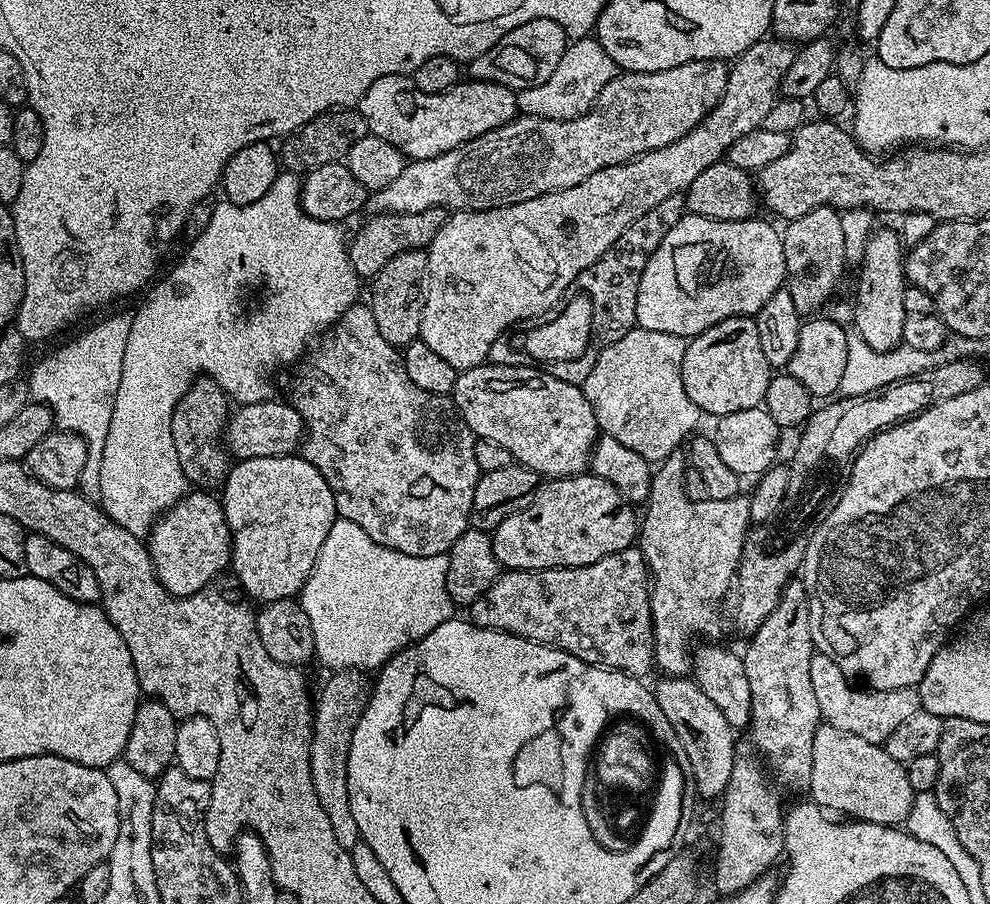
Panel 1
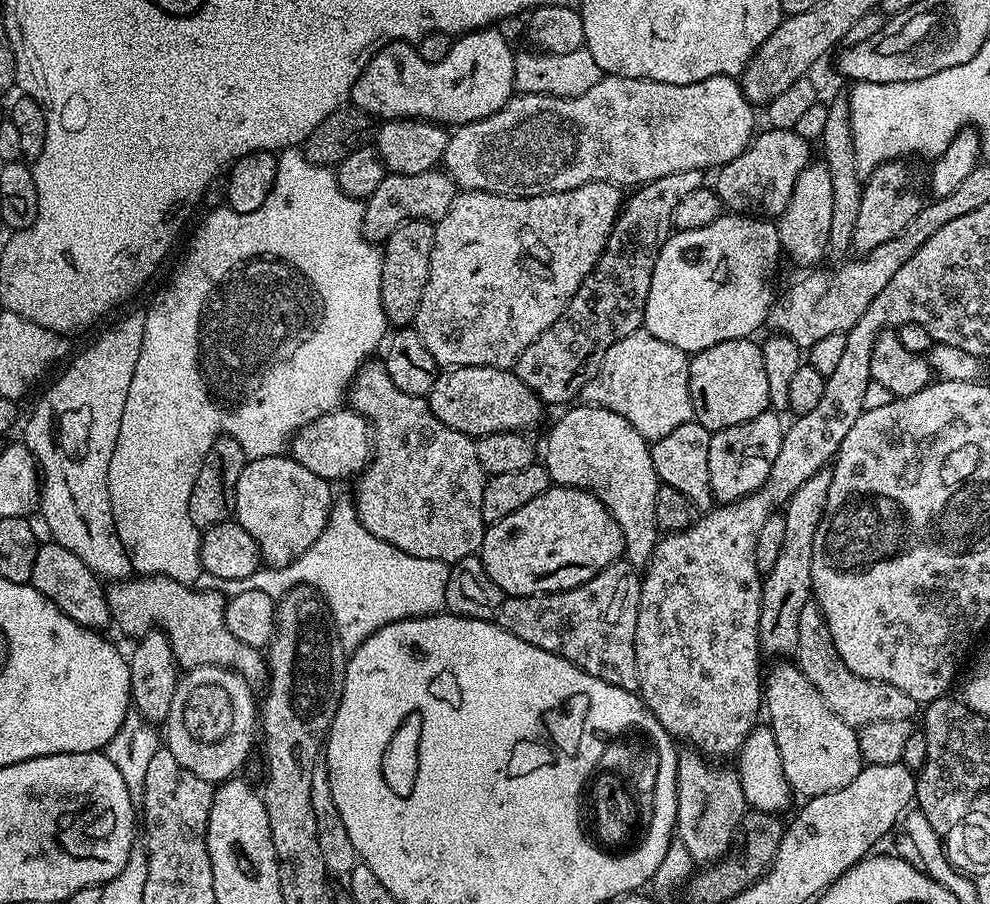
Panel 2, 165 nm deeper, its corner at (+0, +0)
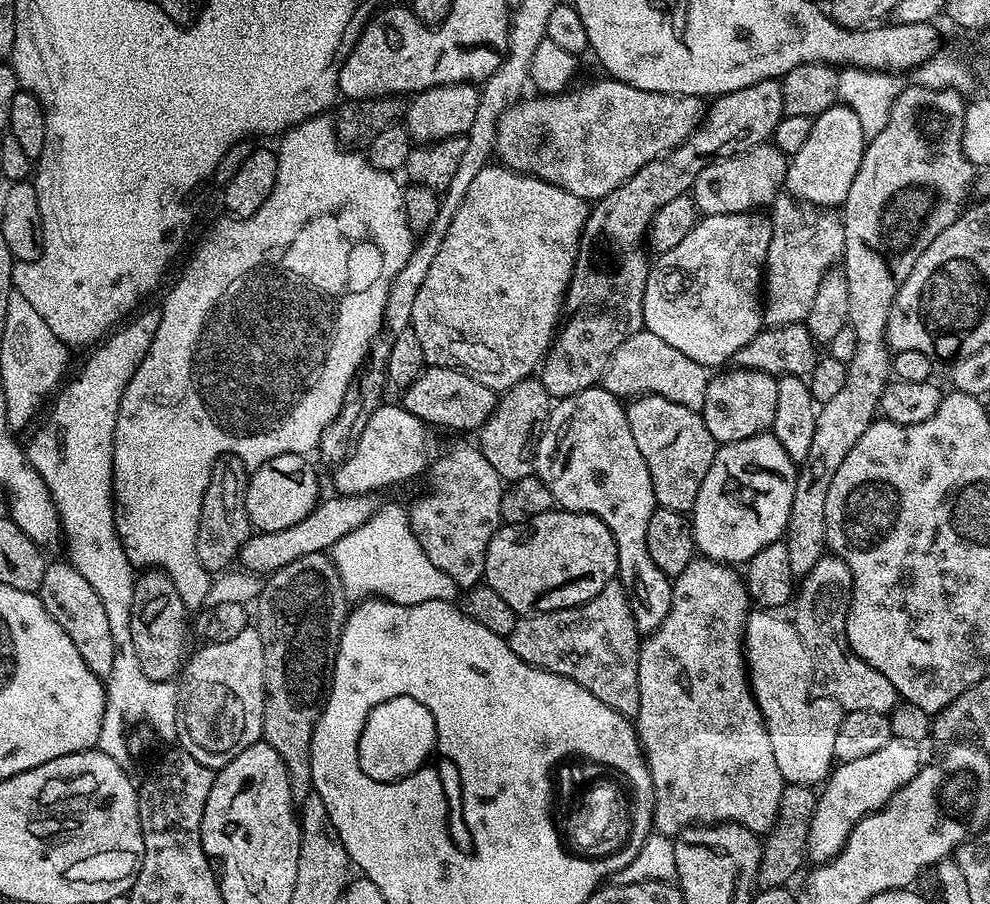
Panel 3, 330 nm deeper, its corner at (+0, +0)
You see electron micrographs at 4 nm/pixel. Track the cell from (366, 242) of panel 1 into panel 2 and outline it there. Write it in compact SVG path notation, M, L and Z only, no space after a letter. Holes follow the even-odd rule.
M443 170L422 174L386 174L378 190L370 194L364 204L364 238L373 242L386 242L398 226L407 220L437 221L444 217L454 202L458 189Z

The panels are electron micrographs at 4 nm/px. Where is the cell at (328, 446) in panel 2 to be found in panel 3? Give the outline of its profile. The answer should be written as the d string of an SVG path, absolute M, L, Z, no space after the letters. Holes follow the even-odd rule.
M382 402L370 414L362 434L358 434L352 452L341 464L335 465L332 484L341 496L367 496L379 493L379 488L412 480L423 473L433 459L429 425L414 418L399 403Z

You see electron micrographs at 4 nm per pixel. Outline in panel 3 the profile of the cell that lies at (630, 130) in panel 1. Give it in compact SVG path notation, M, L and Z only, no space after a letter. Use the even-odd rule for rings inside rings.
M603 79L581 92L536 94L533 100L524 98L513 104L500 115L496 127L495 159L505 168L536 176L539 180L557 184L578 198L595 202L625 184L642 170L642 166L673 152L704 119L706 104L701 97L638 90L638 86L630 86L621 80Z

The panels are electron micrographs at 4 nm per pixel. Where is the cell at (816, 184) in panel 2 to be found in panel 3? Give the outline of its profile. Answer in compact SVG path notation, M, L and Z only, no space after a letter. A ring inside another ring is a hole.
M837 102L833 108L813 119L810 138L806 138L802 150L789 159L788 173L784 179L787 195L803 200L805 204L814 204L817 208L839 209L846 202L846 194L850 194L858 166L862 166L865 143L858 114Z

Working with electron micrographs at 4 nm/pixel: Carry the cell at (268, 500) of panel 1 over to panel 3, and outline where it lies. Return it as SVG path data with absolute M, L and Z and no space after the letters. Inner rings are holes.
M282 454L258 466L248 478L246 514L256 532L281 532L306 518L322 499L320 480L307 455Z

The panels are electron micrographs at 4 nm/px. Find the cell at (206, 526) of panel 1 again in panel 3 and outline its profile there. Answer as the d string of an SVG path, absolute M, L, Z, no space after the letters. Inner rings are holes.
M332 494L332 497L321 499L315 510L306 518L302 518L302 522L298 522L294 526L290 526L281 532L256 532L249 535L248 540L240 547L238 564L243 571L249 574L271 574L276 572L282 566L290 566L290 562L302 558L306 554L314 554L315 552L328 552L333 548L339 540L343 540L346 534L350 534L350 530L354 530L358 526L362 526L362 522L367 520L378 507L378 501L375 495L367 496L341 496Z

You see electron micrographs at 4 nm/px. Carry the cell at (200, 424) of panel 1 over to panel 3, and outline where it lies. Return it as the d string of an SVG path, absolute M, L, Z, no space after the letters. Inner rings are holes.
M219 456L214 462L210 482L202 498L200 525L198 526L198 562L206 571L219 574L233 567L239 557L240 547L253 531L246 514L246 490L250 472L236 456Z

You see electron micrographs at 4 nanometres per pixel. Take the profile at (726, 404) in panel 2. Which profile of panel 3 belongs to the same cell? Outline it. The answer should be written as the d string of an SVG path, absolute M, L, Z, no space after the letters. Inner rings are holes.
M735 366L717 371L709 379L702 415L706 430L714 434L717 445L742 442L742 438L754 438L754 434L762 434L771 429L778 399L776 381L777 377L765 372Z

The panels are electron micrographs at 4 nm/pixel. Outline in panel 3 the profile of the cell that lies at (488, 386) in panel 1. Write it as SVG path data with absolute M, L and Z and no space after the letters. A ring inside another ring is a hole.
M425 367L414 382L403 389L402 406L414 418L429 426L453 428L456 432L475 433L486 422L488 415L496 409L497 393L490 386L478 382L476 377L458 368Z

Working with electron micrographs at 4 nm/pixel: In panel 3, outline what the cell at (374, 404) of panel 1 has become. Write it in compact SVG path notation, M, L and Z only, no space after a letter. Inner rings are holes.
M456 444L445 456L437 455L427 469L429 492L413 502L407 509L408 521L418 538L418 546L426 550L426 558L446 574L456 584L457 589L467 590L476 587L484 579L486 566L486 550L494 538L494 534L502 526L500 511L502 510L502 494L506 484L500 479L498 470L486 462L479 447L472 444Z

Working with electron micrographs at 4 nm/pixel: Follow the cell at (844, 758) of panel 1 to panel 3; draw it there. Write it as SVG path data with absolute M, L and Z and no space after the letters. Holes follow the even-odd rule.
M752 610L748 613L748 621L744 627L744 658L748 665L748 678L752 685L752 692L756 696L756 705L760 708L760 713L764 719L766 730L770 734L770 746L774 750L774 759L778 762L778 770L782 770L782 778L785 784L807 784L809 786L820 786L828 779L829 772L834 767L836 755L834 754L834 738L838 734L838 726L842 719L842 709L839 704L835 704L833 700L828 699L827 695L812 696L812 680L814 684L814 673L812 671L812 659L806 650L806 646L802 642L802 638L798 638L798 630L795 623L791 619L788 620L784 614L777 614L772 610Z

